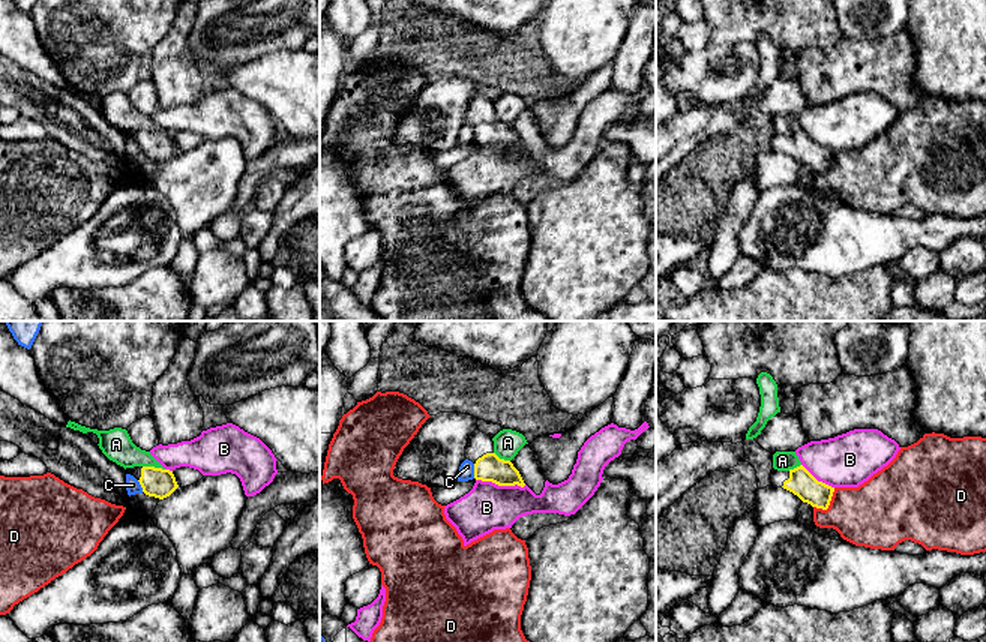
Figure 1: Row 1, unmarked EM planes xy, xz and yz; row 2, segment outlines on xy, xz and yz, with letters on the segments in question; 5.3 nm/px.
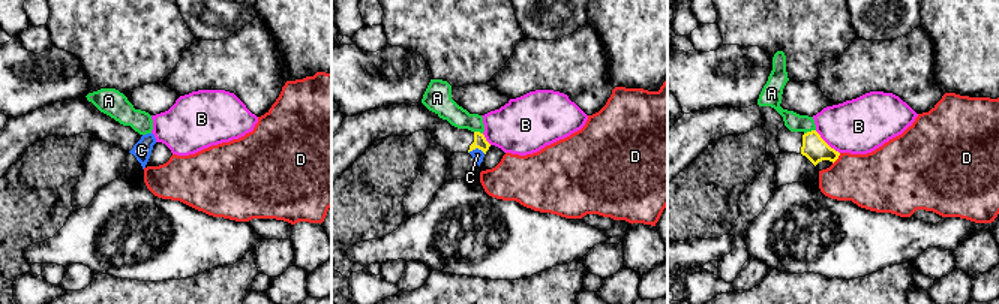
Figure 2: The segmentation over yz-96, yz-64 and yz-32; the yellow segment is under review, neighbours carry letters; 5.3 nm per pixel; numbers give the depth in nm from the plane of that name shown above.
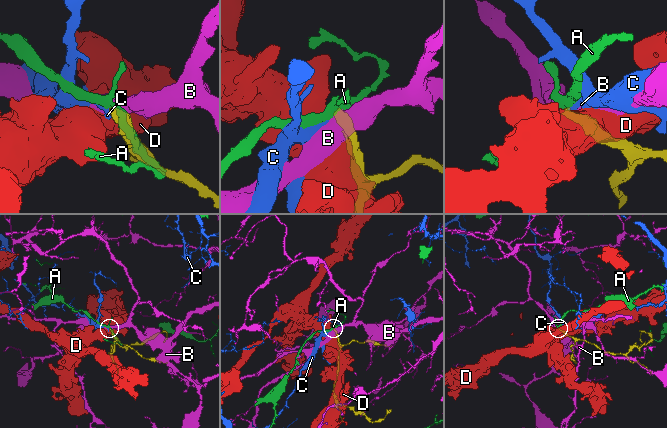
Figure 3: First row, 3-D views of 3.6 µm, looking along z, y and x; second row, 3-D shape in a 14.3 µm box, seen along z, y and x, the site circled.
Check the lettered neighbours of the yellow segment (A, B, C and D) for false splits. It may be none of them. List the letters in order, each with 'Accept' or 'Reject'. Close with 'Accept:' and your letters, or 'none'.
A: Reject
B: Reject
C: Reject
D: Reject
Accept: none

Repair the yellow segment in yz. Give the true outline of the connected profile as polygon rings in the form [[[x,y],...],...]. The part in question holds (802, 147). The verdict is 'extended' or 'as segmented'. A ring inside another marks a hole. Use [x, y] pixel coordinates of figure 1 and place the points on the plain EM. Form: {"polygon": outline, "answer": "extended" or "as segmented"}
{"polygon": [[[803,129],[789,134],[771,134],[771,148],[783,152],[797,159],[803,166],[812,171],[827,174],[834,156],[834,152],[818,146]]], "answer": "extended"}

